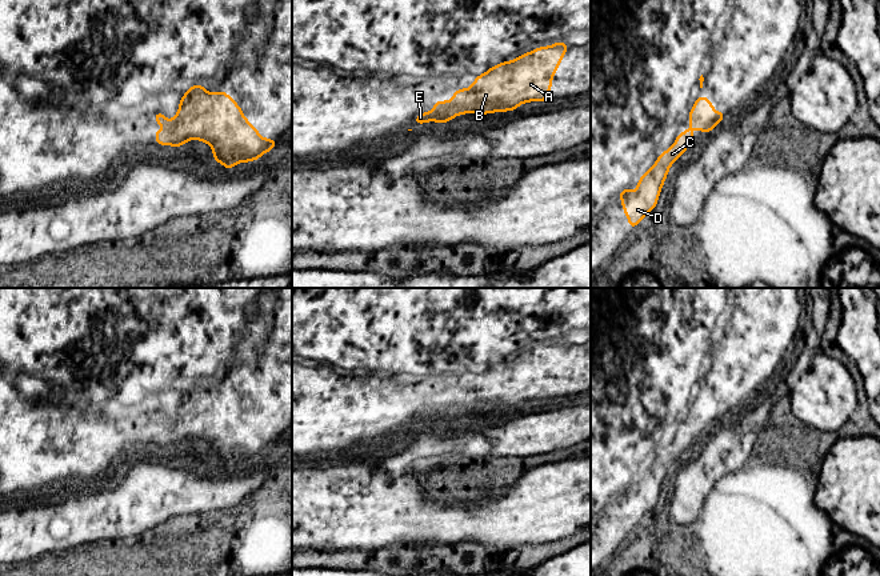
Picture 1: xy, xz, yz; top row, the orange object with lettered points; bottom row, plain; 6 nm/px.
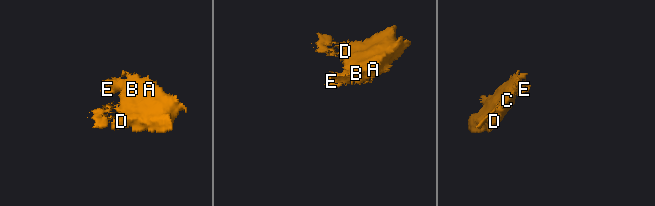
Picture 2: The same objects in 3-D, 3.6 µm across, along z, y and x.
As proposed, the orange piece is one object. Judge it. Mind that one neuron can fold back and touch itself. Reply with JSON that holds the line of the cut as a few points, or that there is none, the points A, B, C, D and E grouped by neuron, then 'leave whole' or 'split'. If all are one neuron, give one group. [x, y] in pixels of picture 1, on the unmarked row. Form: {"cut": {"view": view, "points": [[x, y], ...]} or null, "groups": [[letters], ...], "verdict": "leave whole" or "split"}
{"cut": null, "groups": [["A", "B", "C", "D", "E"]], "verdict": "leave whole"}

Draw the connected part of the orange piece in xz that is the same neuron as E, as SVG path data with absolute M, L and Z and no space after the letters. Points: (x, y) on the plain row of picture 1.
M557 340L551 345L539 345L529 352L524 352L513 360L504 360L479 373L469 388L456 388L451 400L439 400L428 411L420 411L415 416L416 425L427 420L449 421L460 412L492 412L515 409L523 401L551 399L547 391L552 387L552 375L557 371L557 364L563 360L563 353L568 351L568 343Z

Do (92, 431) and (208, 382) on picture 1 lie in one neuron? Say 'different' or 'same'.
same

